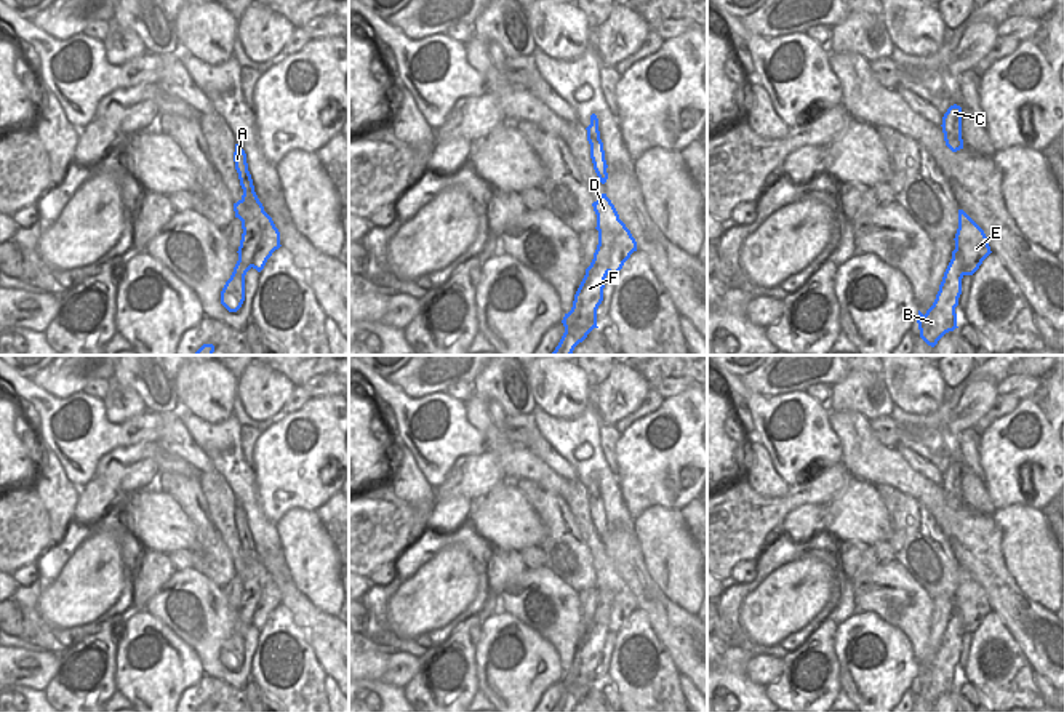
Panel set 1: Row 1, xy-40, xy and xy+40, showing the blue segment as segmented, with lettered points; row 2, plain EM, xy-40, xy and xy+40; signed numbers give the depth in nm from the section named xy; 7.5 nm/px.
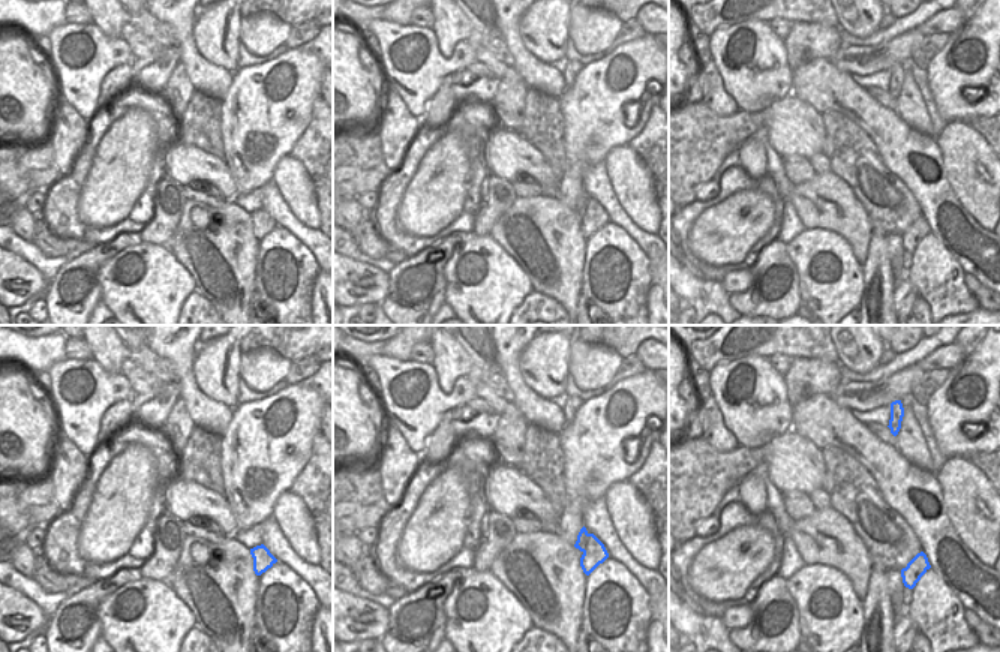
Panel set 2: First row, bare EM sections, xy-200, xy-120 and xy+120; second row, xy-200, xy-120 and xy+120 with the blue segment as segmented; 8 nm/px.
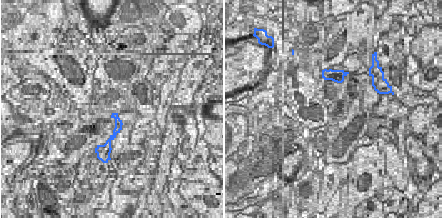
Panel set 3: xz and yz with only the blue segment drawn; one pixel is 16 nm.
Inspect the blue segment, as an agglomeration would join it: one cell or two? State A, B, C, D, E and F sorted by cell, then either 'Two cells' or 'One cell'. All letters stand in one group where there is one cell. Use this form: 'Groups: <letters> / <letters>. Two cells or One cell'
Groups: A B C D F / E. Two cells.

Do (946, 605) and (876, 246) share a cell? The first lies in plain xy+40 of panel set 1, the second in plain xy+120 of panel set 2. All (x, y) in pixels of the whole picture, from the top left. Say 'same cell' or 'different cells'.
same cell

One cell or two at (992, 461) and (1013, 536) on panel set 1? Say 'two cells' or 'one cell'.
two cells

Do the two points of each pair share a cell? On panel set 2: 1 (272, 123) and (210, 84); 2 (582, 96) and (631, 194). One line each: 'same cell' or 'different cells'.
1: different cells
2: different cells

